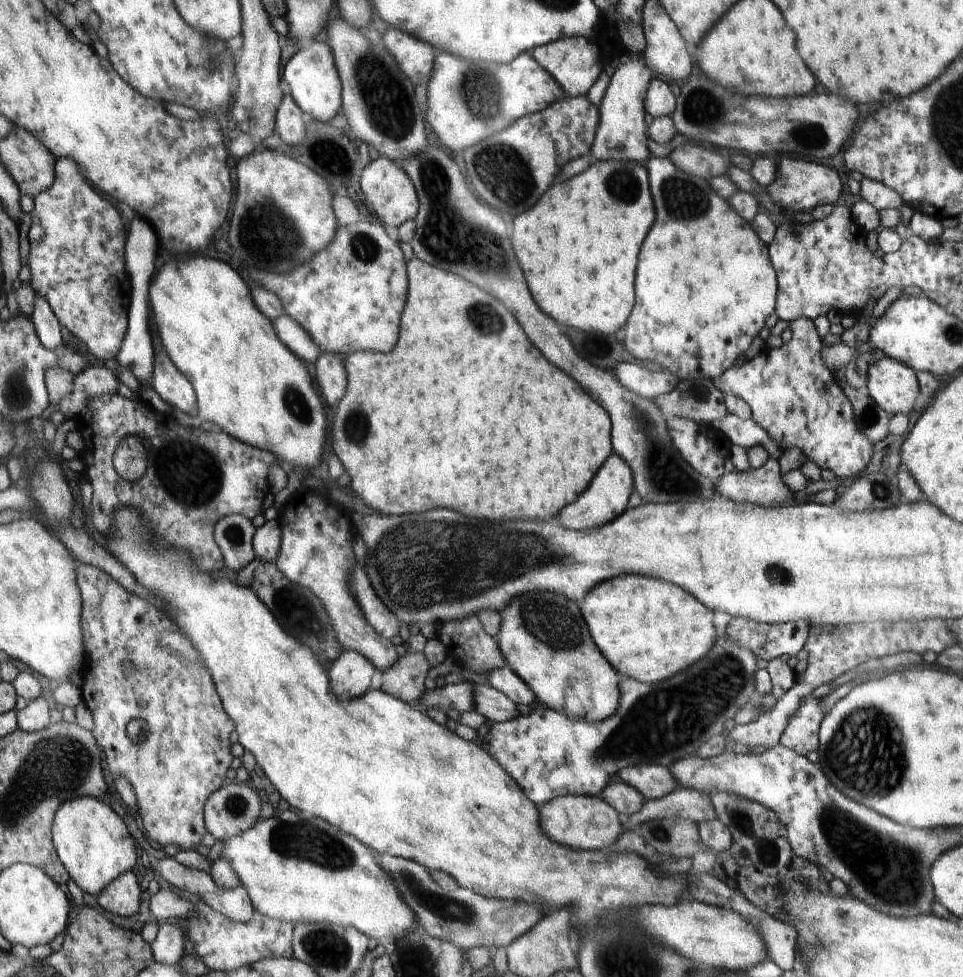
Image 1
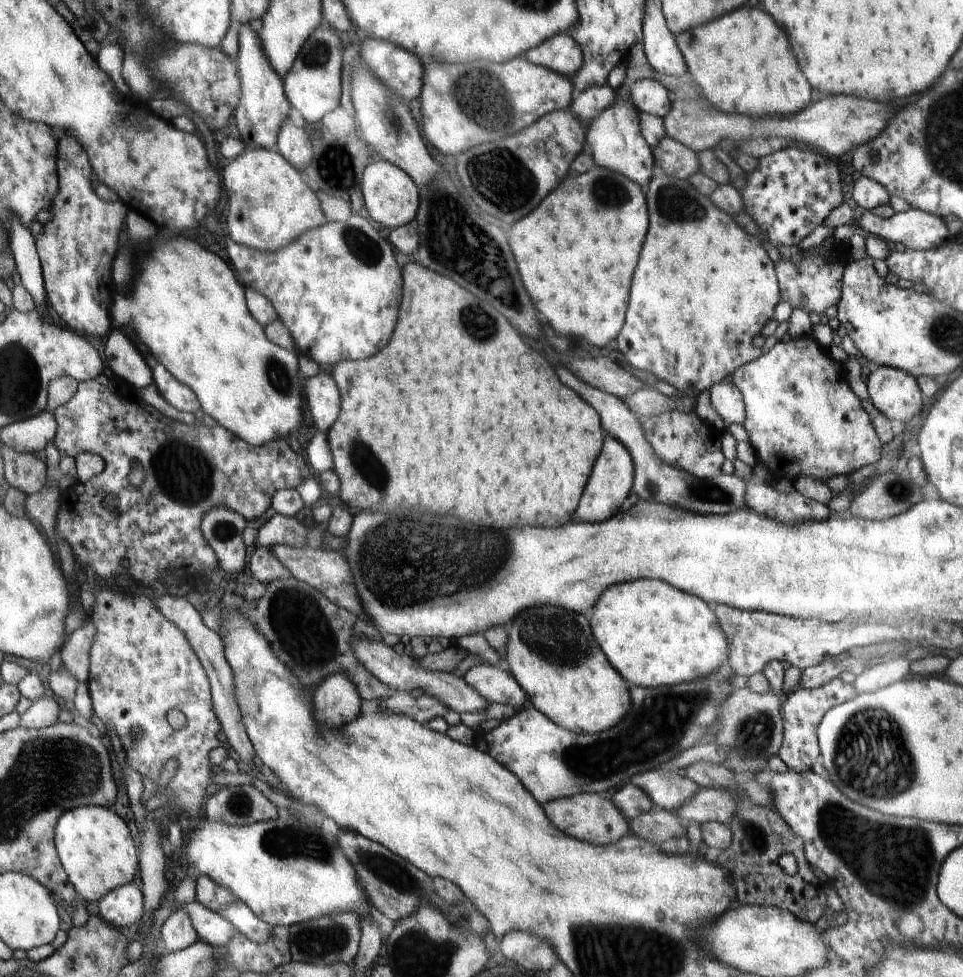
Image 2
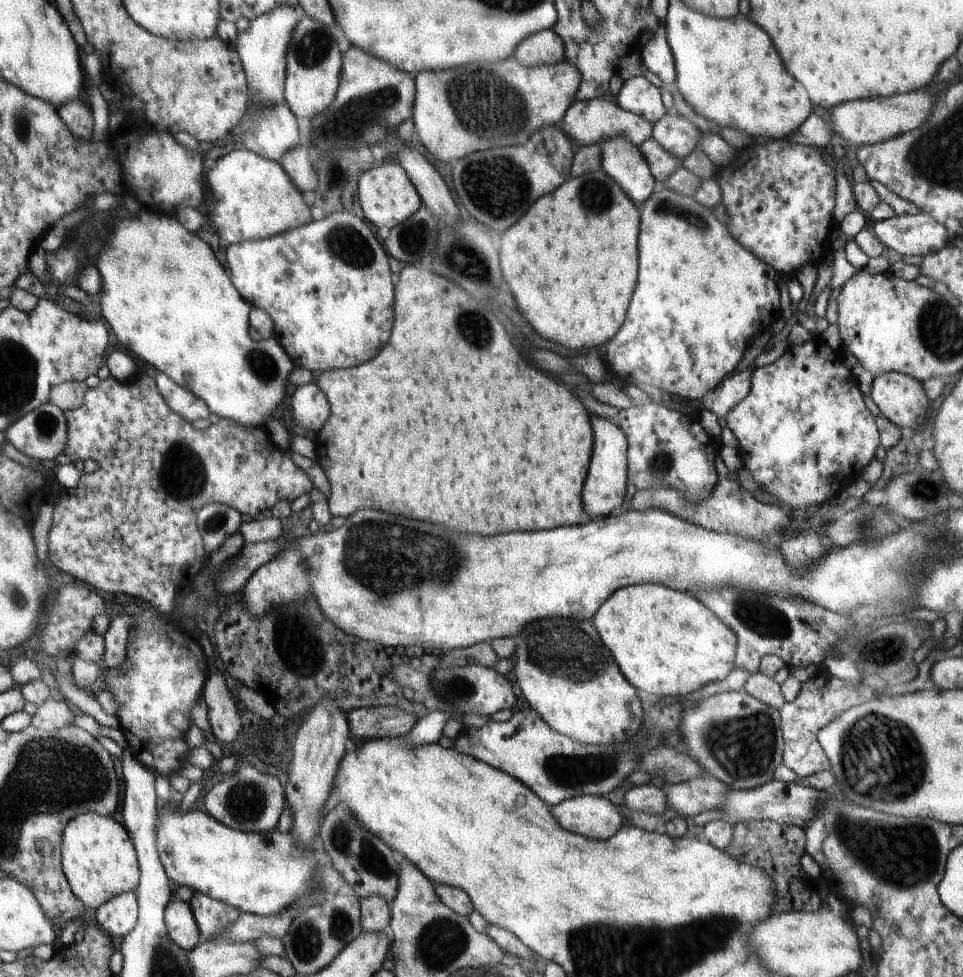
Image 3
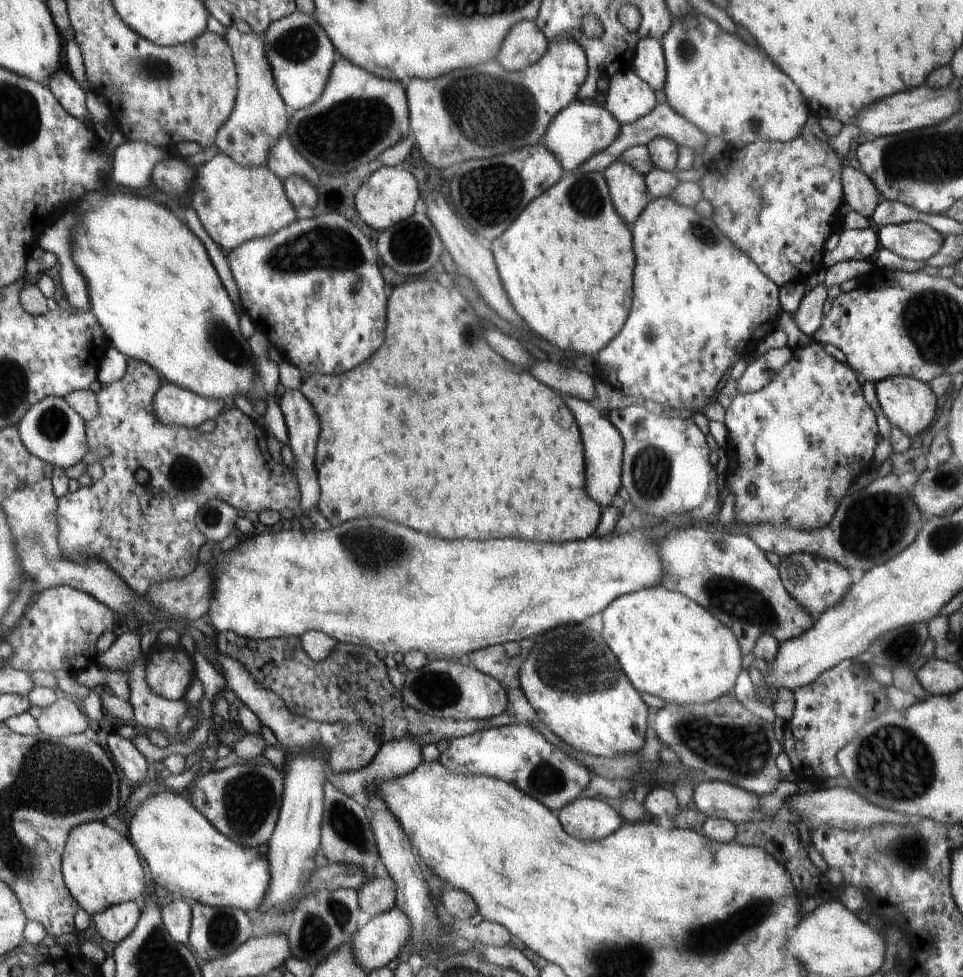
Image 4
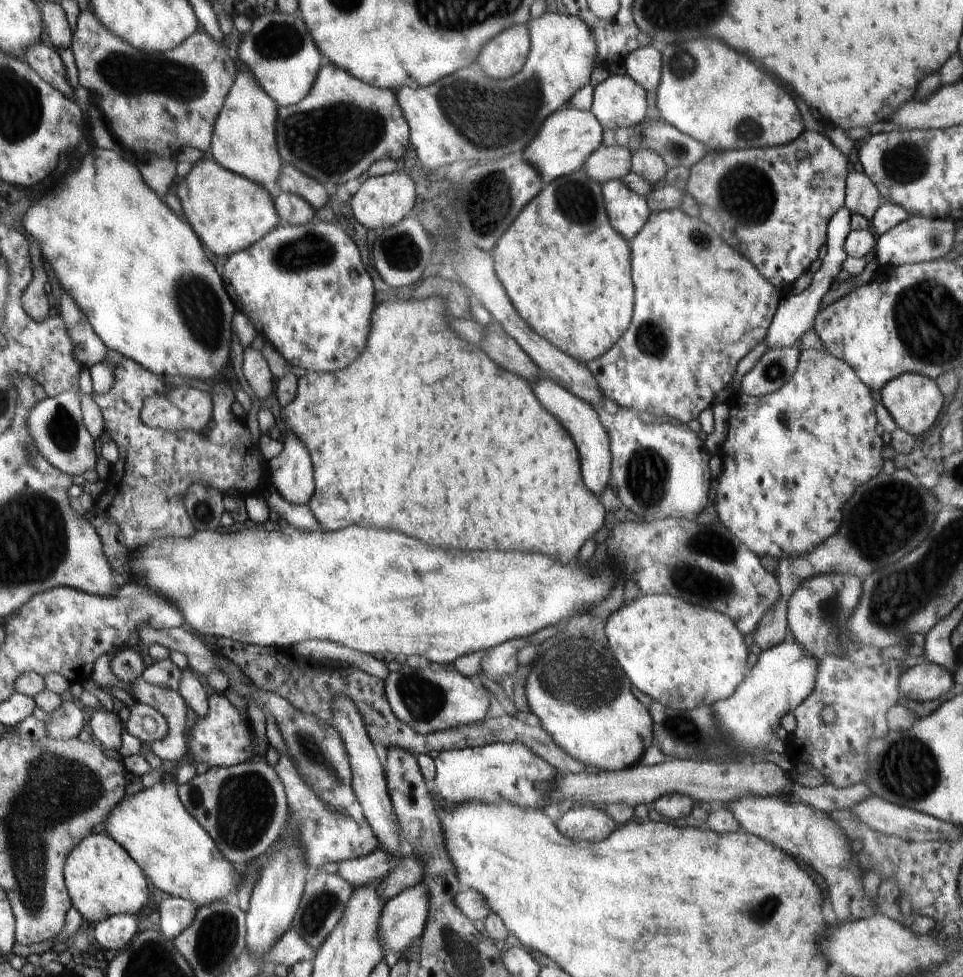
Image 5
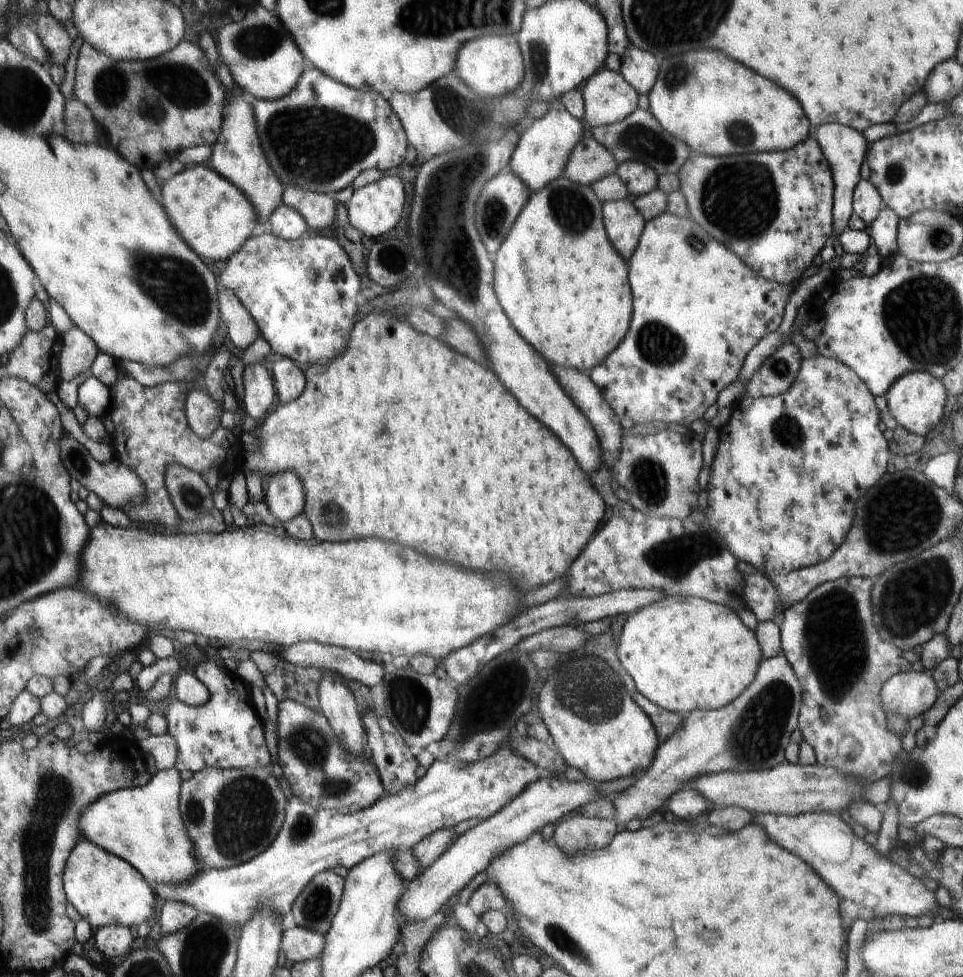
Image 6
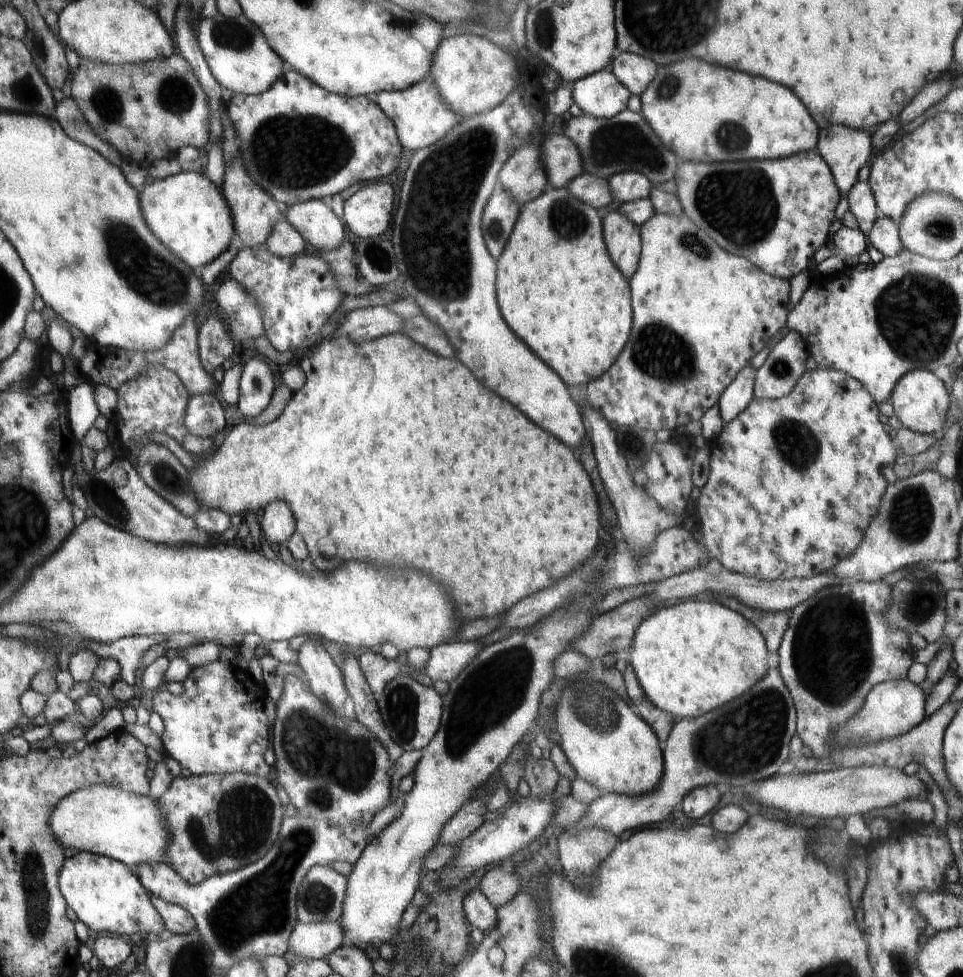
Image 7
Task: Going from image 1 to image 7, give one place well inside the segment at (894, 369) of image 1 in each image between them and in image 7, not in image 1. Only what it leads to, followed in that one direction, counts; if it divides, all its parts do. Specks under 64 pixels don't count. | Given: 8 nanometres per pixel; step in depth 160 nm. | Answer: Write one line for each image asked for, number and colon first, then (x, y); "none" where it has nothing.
2: (895, 393)
3: (901, 398)
4: (909, 404)
5: (914, 401)
6: (917, 400)
7: (920, 401)

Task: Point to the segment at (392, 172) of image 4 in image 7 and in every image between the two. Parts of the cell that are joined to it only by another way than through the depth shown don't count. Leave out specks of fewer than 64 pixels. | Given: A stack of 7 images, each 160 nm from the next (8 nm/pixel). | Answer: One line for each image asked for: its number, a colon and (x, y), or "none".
5: (381, 201)
6: (375, 209)
7: (368, 212)

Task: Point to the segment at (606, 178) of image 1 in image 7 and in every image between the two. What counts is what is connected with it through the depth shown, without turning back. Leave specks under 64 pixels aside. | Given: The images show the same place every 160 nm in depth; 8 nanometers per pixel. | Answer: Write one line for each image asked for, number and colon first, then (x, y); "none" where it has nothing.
2: (581, 281)
3: (571, 262)
4: (569, 277)
5: (563, 265)
6: (560, 280)
7: (558, 289)

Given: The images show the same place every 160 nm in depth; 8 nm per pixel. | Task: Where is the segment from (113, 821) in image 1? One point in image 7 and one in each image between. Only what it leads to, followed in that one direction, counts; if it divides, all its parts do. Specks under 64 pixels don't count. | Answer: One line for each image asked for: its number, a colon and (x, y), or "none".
2: (94, 845)
3: (97, 854)
4: (102, 869)
5: (103, 880)
6: (106, 890)
7: (107, 896)

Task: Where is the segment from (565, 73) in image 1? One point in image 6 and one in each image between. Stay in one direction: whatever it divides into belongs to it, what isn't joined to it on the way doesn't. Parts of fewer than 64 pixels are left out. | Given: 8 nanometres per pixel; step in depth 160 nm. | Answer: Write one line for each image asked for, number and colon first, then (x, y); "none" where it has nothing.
2: (561, 53)
3: (544, 48)
4: (525, 44)
5: (503, 57)
6: (491, 65)

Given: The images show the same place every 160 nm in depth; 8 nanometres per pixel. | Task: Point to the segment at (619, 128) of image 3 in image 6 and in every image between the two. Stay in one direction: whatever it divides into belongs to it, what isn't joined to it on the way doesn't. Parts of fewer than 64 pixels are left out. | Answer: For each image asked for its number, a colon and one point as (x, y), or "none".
4: (583, 129)
5: (567, 139)
6: (548, 143)

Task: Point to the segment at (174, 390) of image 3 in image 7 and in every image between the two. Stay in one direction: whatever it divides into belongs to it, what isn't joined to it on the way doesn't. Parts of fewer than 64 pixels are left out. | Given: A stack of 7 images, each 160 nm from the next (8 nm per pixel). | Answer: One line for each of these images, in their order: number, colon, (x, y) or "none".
4: (173, 405)
5: (187, 408)
6: (203, 415)
7: (204, 417)

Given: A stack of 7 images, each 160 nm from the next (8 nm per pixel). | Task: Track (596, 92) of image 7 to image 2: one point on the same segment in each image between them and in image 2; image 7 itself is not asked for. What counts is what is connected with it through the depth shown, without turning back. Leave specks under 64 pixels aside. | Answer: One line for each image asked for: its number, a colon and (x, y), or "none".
2: (649, 96)
3: (637, 96)
4: (629, 98)
5: (619, 103)
6: (608, 98)

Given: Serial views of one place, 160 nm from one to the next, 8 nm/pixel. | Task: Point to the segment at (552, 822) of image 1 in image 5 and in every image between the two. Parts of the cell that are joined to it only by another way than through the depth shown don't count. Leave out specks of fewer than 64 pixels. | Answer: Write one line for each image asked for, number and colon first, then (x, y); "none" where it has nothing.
2: (586, 816)
3: (590, 815)
4: (587, 818)
5: (593, 825)

